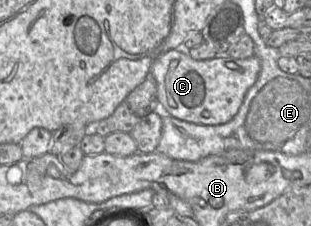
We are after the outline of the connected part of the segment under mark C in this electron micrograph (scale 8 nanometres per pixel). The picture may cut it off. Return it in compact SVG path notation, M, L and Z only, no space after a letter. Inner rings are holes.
M177 48L159 55L150 73L157 83L160 108L171 116L202 125L225 124L238 113L247 91L256 82L261 62L255 55L246 59L234 59L218 55L213 59L194 60L185 49Z

